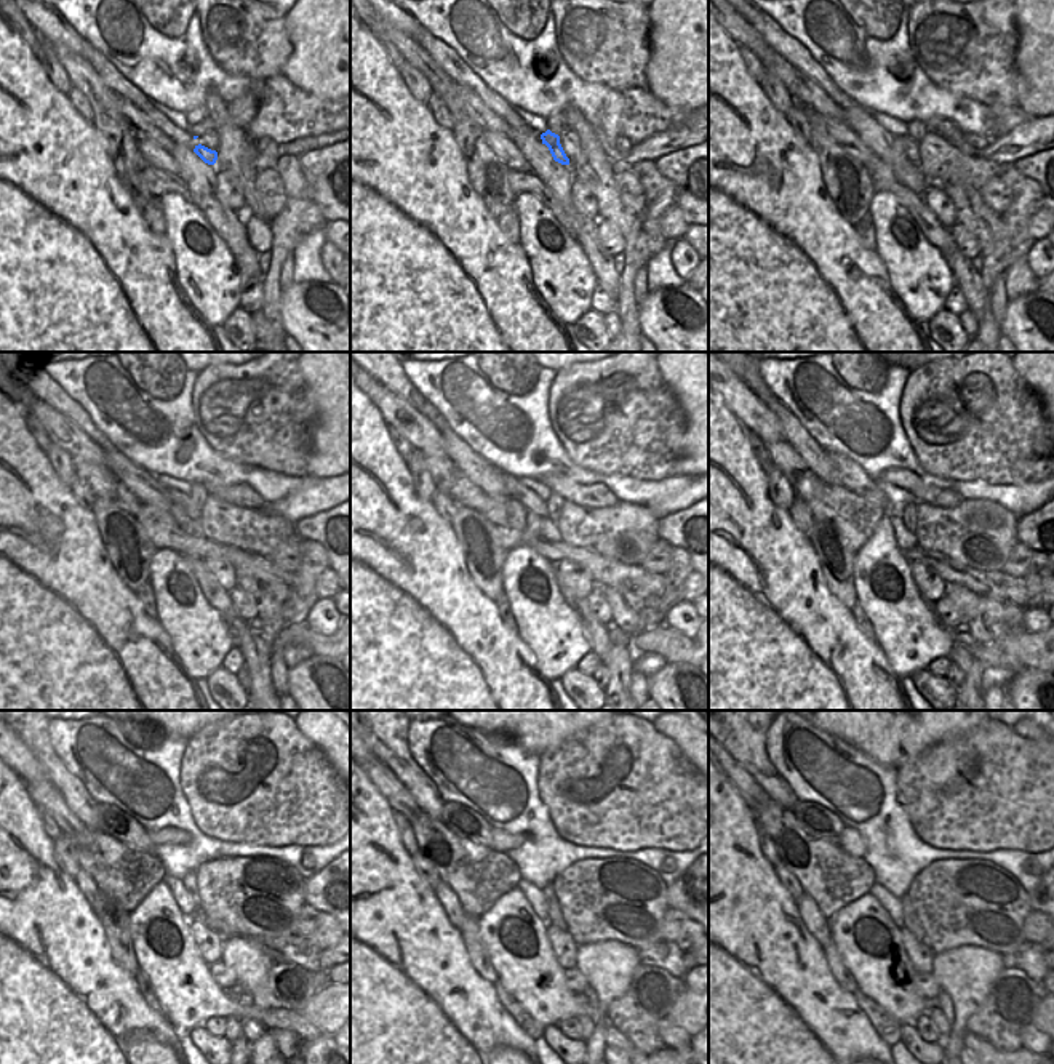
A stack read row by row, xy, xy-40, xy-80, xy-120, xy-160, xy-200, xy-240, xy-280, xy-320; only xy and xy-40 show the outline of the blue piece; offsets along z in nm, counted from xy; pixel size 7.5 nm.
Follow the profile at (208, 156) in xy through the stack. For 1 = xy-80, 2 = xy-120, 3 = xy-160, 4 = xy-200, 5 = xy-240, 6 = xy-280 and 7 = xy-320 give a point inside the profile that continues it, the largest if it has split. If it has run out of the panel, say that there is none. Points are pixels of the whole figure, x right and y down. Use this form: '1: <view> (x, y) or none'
1: xy-80 (910, 148)
2: xy-120 (194, 514)
3: xy-160 (515, 490)
4: xy-200 (851, 476)
5: xy-240 (112, 821)
6: xy-280 (463, 821)
7: xy-320 (816, 820)

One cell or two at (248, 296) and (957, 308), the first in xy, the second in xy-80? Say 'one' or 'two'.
one

